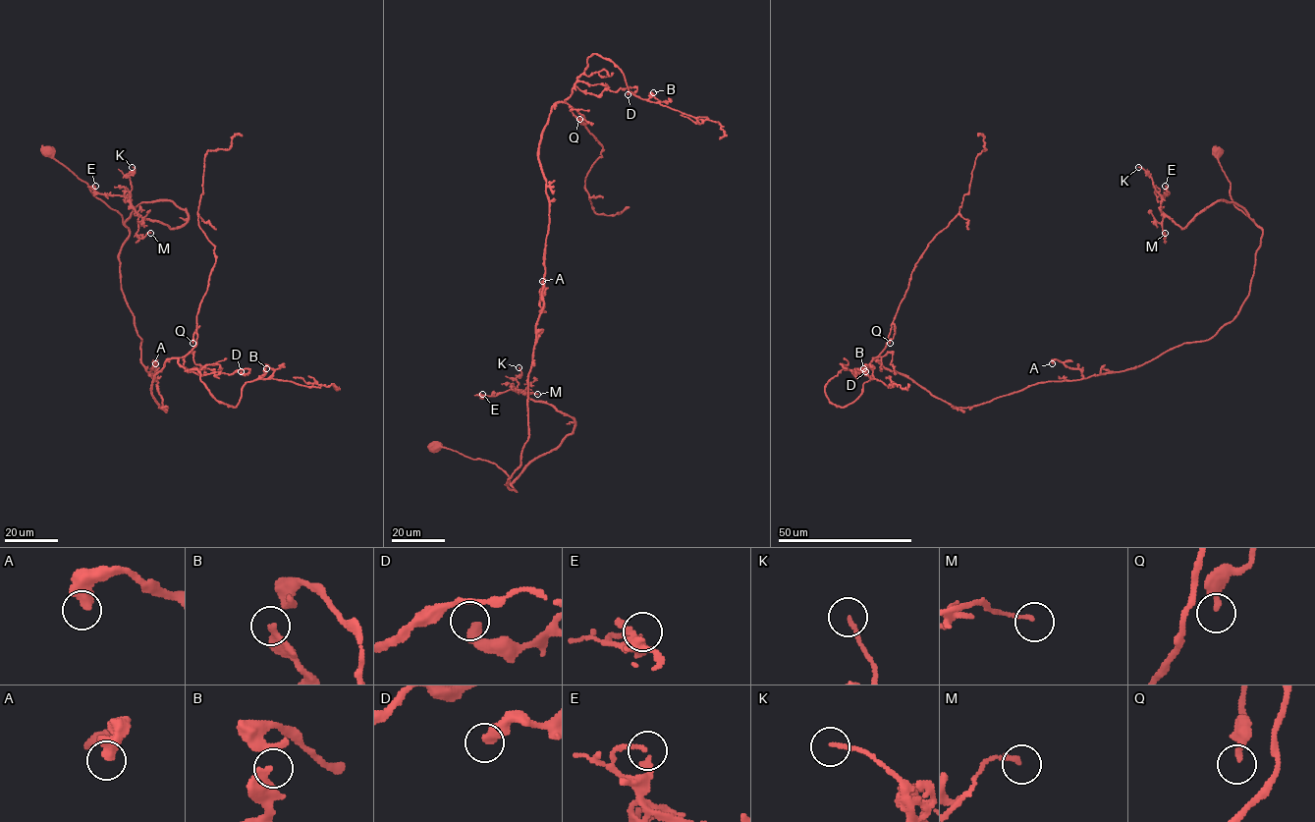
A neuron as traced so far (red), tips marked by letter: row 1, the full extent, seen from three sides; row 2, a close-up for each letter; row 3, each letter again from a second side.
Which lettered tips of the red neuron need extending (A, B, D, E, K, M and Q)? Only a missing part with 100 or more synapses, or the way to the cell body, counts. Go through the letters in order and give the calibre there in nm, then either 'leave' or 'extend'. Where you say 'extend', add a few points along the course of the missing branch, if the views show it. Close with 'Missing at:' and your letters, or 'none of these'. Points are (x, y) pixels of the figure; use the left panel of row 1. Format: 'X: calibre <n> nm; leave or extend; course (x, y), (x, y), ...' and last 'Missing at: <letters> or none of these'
A: calibre 480 nm; leave
B: calibre 260 nm; leave
D: calibre 380 nm; leave
E: calibre 120 nm; leave
K: calibre 150 nm; leave
M: calibre 150 nm; leave
Q: calibre 280 nm; leave
Missing at: none of these

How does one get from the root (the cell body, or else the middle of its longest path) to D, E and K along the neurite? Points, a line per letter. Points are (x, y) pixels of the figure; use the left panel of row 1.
D: (49, 153), (128, 228), (121, 288), (159, 407), (151, 383), (170, 357), (185, 370), (241, 371)
E: (49, 153), (124, 222), (155, 200), (171, 200), (188, 220), (170, 228), (144, 219), (125, 195), (95, 186)
K: (49, 153), (124, 222), (139, 203), (171, 200), (187, 212), (185, 224), (170, 228), (136, 211), (132, 167)

